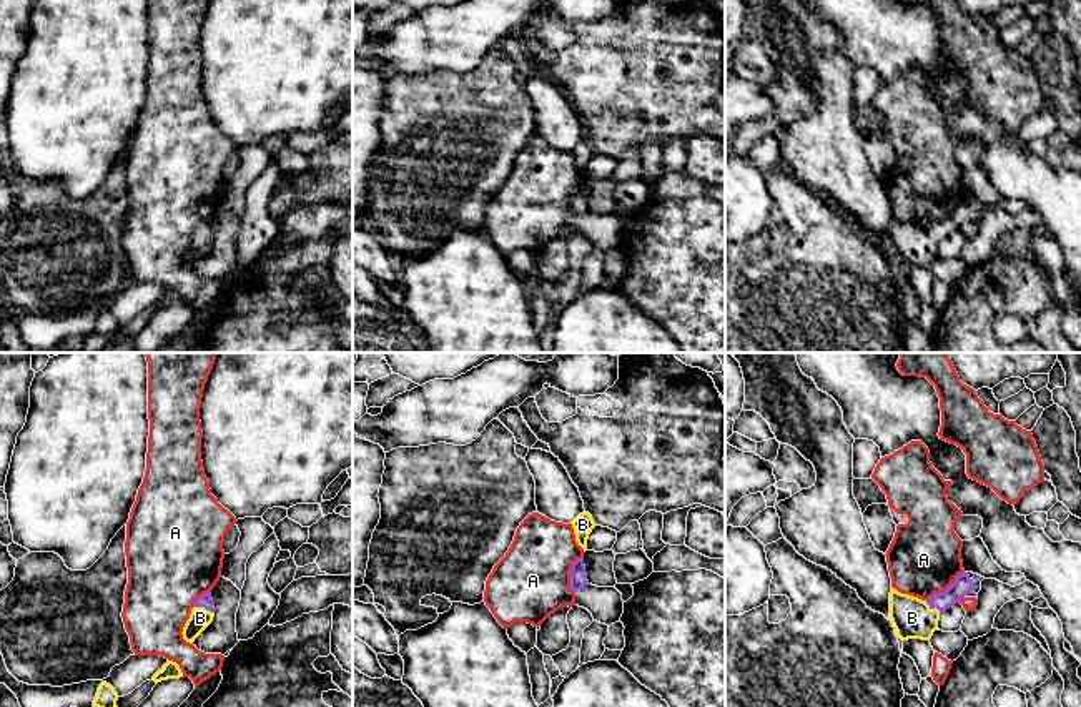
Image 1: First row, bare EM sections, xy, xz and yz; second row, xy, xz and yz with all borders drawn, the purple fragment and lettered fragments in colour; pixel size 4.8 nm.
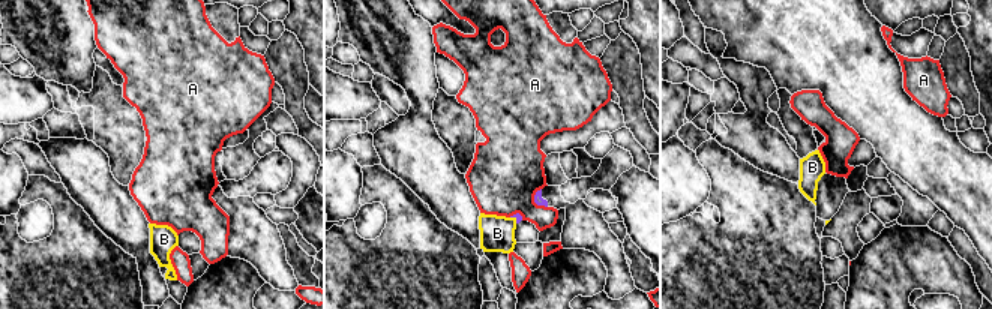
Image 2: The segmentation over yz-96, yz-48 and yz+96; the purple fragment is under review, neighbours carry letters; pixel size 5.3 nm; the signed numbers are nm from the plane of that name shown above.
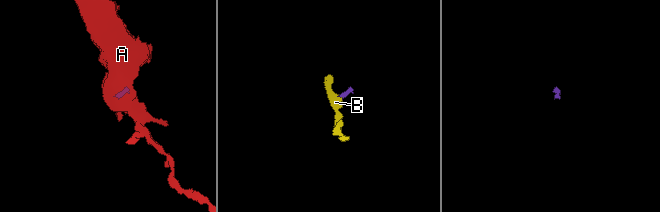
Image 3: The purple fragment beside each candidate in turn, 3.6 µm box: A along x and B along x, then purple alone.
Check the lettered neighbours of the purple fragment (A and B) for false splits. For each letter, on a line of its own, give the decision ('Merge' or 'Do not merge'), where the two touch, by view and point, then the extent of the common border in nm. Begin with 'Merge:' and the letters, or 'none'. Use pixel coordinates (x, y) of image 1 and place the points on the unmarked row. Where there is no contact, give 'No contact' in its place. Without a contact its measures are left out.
Merge: B
A: Do not merge. Touches purple at xz (571, 202). Shared border 190 nm
B: Merge. Touches purple at xy (203, 233). Shared border 110 nm

